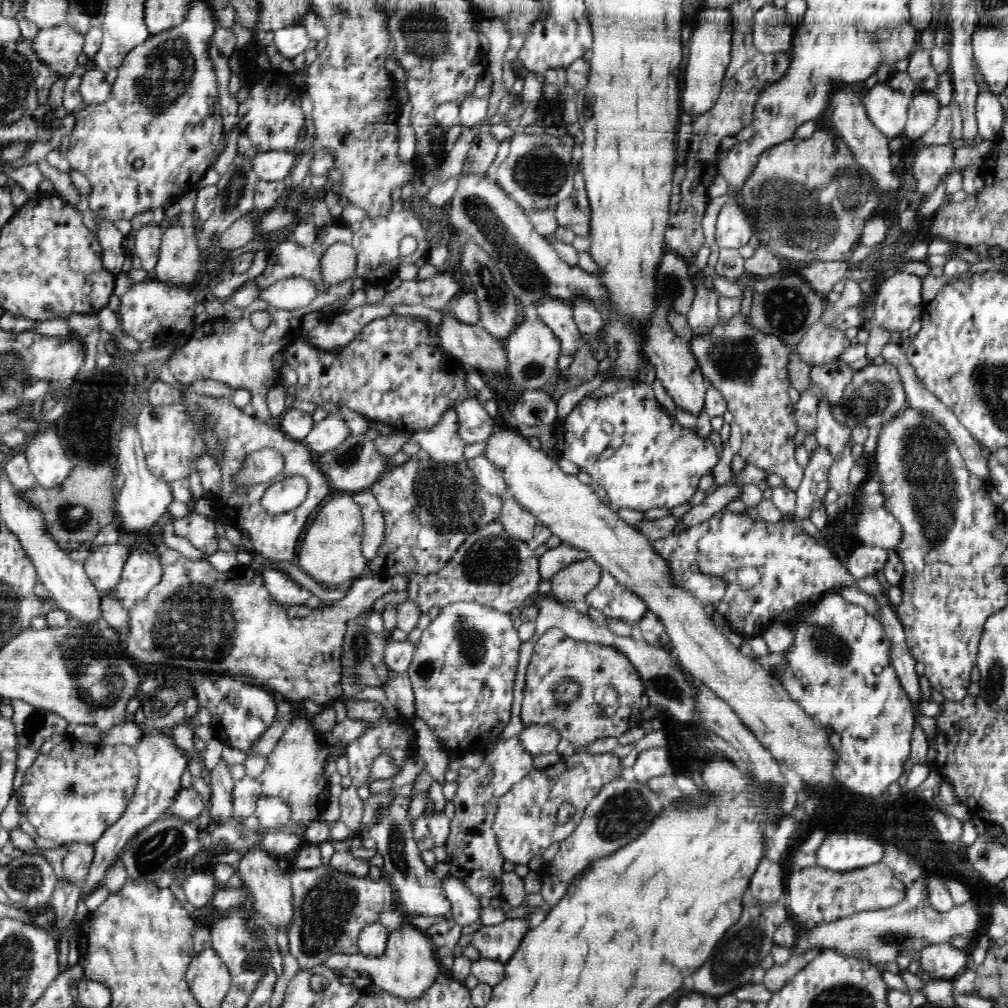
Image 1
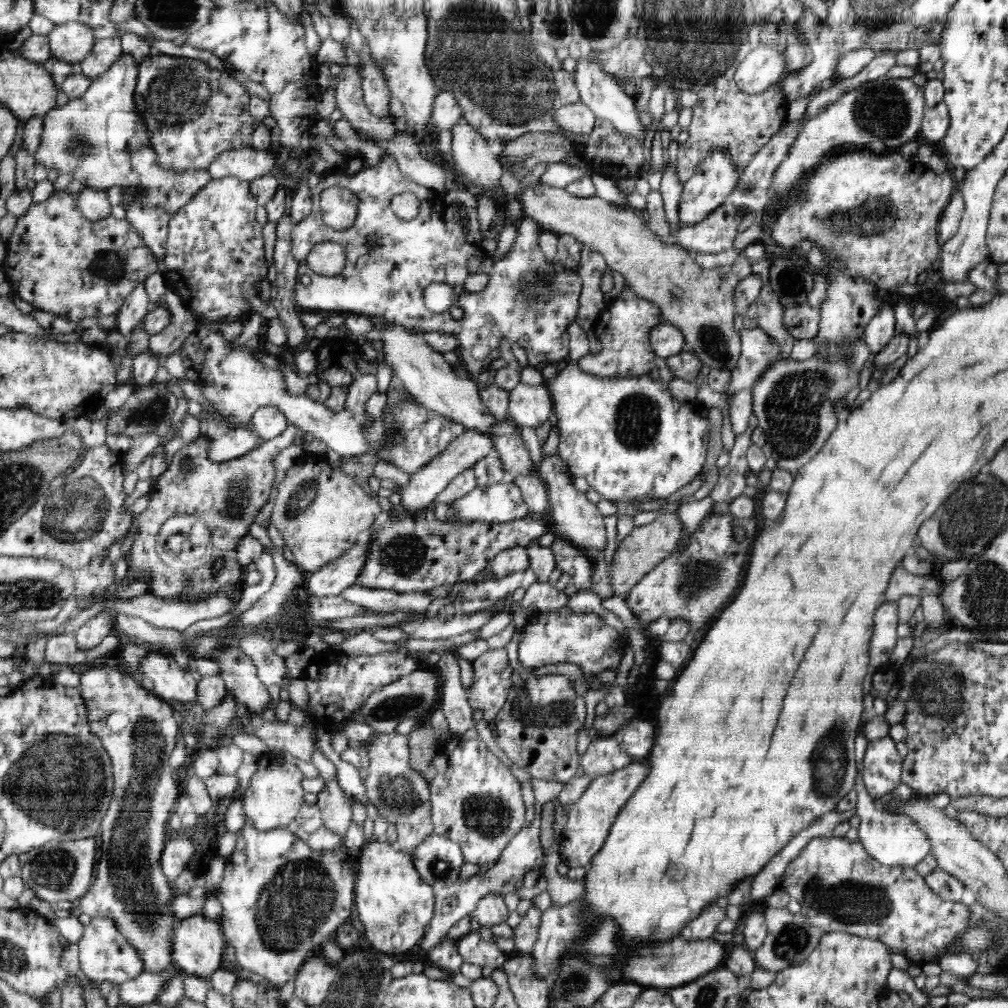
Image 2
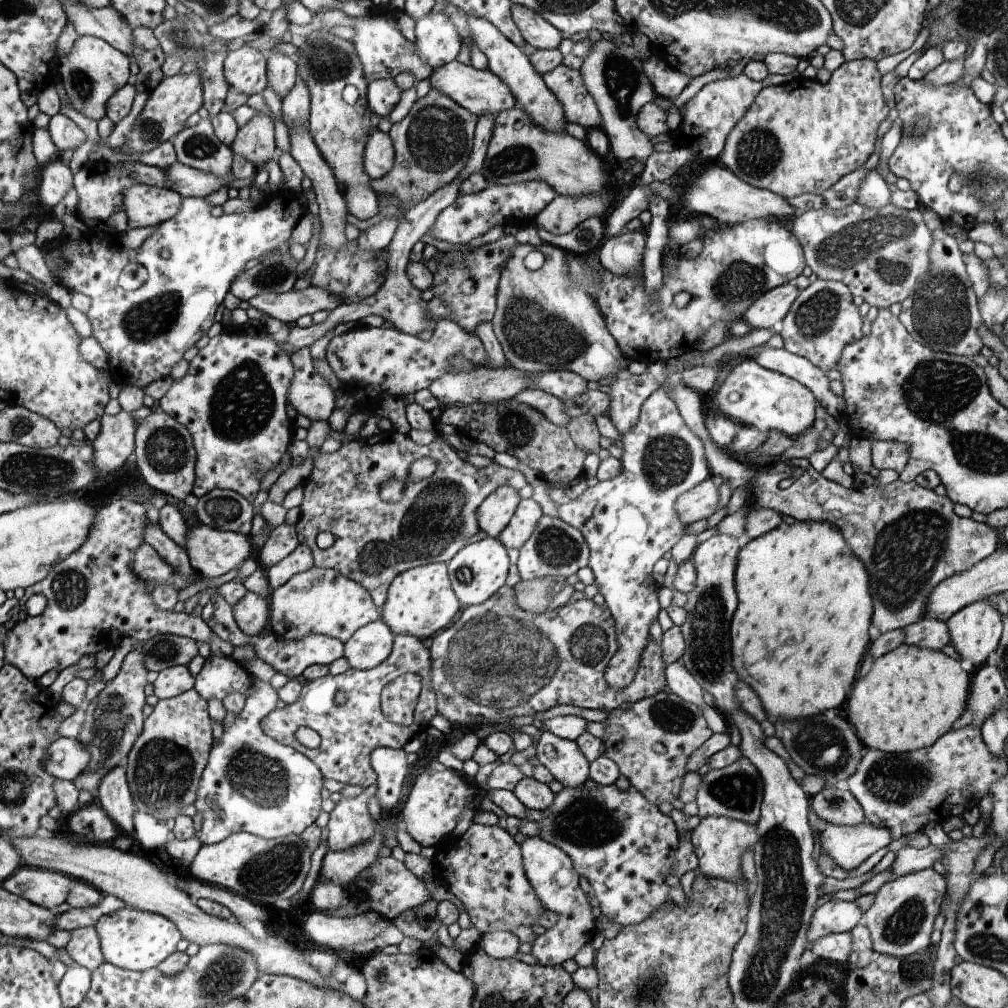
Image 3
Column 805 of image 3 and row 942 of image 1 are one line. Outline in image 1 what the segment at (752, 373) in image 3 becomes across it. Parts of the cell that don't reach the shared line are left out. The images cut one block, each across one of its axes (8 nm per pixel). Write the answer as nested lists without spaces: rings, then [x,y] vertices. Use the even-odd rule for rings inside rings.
[[[404,915],[400,928],[392,930],[387,936],[385,951],[379,957],[368,957],[362,953],[336,953],[323,962],[334,971],[346,968],[358,972],[366,971],[376,986],[388,991],[390,995],[413,1001],[435,983],[440,974],[439,962],[435,957],[436,947],[428,939],[428,935],[412,925]]]

